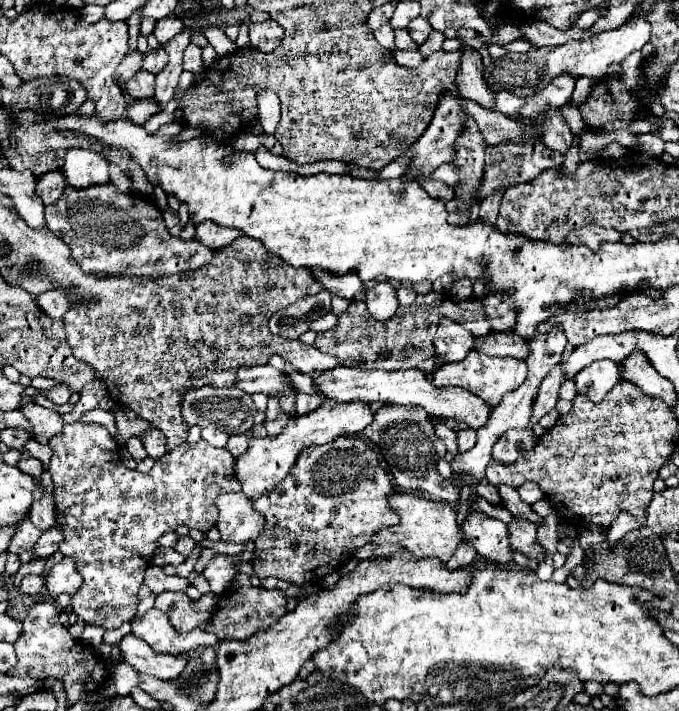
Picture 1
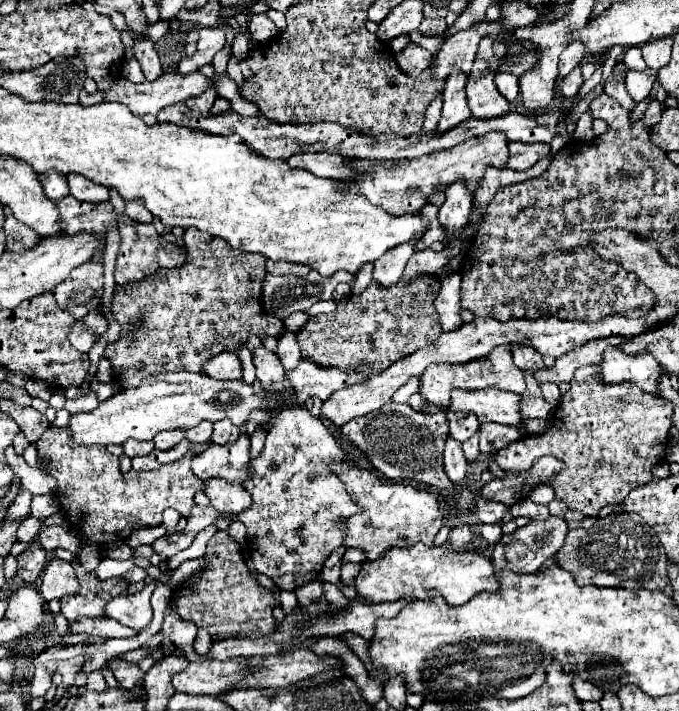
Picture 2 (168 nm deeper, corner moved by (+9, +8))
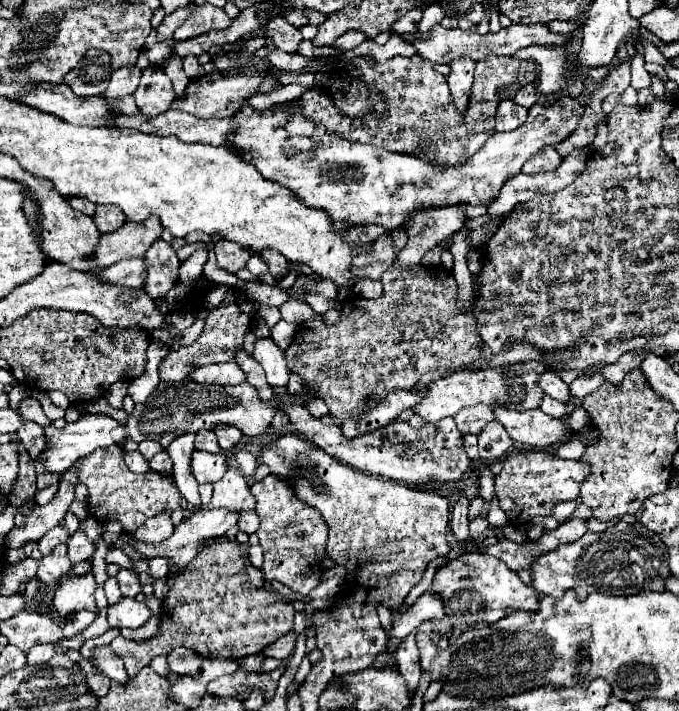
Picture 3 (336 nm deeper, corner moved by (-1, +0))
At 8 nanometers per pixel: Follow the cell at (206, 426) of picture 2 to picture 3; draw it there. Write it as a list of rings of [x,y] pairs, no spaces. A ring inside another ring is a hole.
[[[199,431],[195,435],[195,449],[209,451],[209,453],[221,453],[223,451],[223,449],[219,449],[219,443],[217,443],[217,437],[213,431]]]

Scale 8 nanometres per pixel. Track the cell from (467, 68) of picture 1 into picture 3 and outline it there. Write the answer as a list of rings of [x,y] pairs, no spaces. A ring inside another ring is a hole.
[[[505,99],[497,107],[497,117],[495,117],[495,129],[497,131],[513,131],[521,127],[527,119],[527,109],[515,105],[511,99]]]

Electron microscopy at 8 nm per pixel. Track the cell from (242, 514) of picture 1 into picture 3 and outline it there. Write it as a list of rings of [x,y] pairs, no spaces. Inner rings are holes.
[[[231,467],[229,473],[215,483],[213,497],[207,503],[207,509],[229,509],[235,513],[253,511],[255,499],[251,497],[249,481],[235,467]]]

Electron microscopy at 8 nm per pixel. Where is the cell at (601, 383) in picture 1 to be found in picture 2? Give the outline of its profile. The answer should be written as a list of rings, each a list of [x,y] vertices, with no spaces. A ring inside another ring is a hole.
[[[609,347],[599,367],[601,367],[601,379],[605,383],[629,381],[641,387],[645,393],[659,397],[657,381],[663,375],[663,369],[657,363],[657,359],[651,357],[649,353],[627,355],[627,353],[621,353],[621,349],[617,347]]]

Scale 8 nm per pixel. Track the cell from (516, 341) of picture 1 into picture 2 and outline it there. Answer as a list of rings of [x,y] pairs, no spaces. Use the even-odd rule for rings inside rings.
[[[513,345],[513,361],[521,371],[535,375],[539,369],[545,369],[543,357],[529,345]]]

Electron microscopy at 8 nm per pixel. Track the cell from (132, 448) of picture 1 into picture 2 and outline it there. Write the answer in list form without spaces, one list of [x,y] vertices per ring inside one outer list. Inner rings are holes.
[[[129,439],[123,443],[123,449],[125,449],[125,455],[127,457],[137,457],[137,455],[147,455],[155,449],[153,441],[135,441],[135,439]]]

